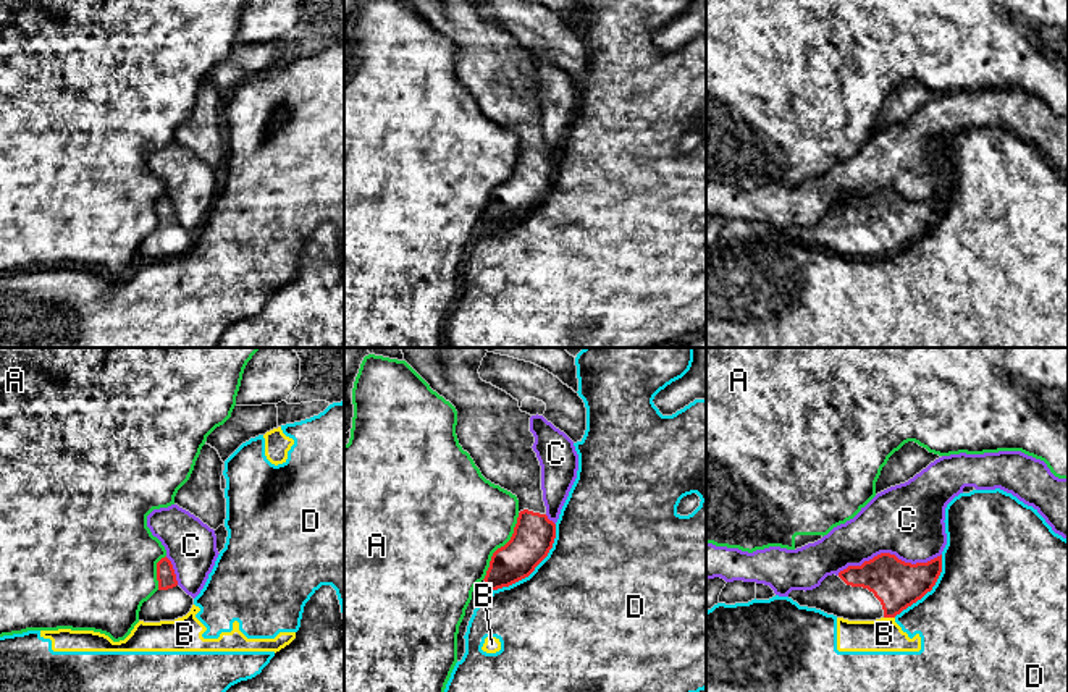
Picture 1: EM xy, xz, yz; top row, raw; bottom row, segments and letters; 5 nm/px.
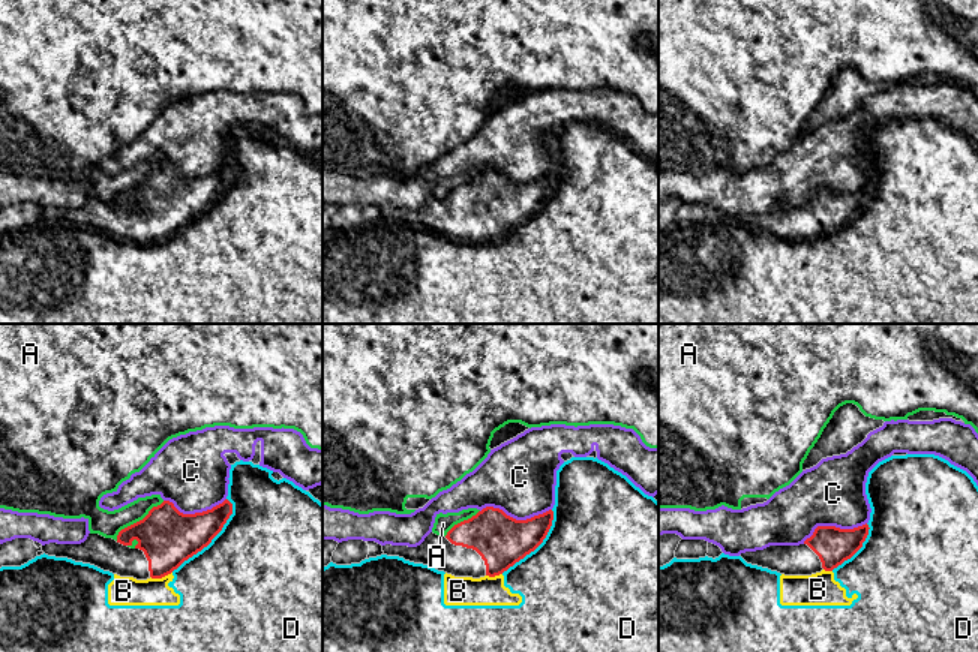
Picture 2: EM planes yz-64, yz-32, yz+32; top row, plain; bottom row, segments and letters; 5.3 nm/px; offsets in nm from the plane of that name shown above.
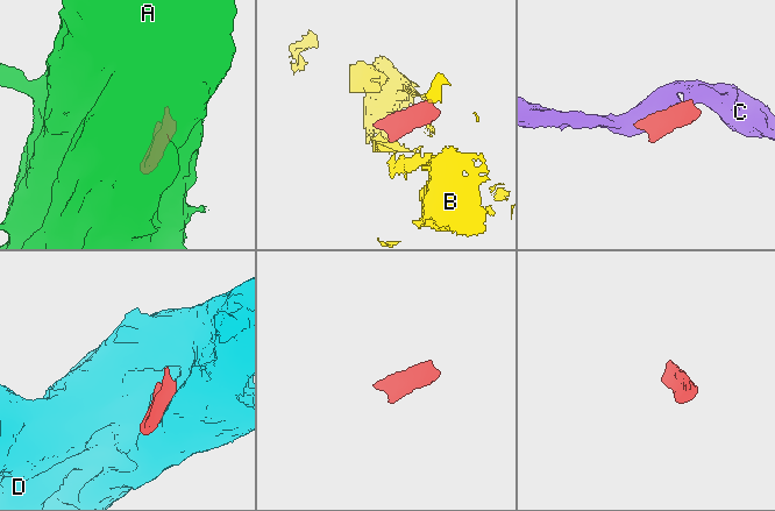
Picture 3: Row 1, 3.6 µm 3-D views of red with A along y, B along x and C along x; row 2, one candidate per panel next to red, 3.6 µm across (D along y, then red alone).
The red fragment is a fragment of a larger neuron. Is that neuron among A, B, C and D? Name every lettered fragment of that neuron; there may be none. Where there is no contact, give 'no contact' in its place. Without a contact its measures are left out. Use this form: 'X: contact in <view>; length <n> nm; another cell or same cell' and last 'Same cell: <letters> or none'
A: contact in xz; length 380 nm; another cell
B: contact in yz; length 60 nm; another cell
C: contact in yz; length 550 nm; another cell
D: contact in xz; length 460 nm; another cell
Same cell: none

